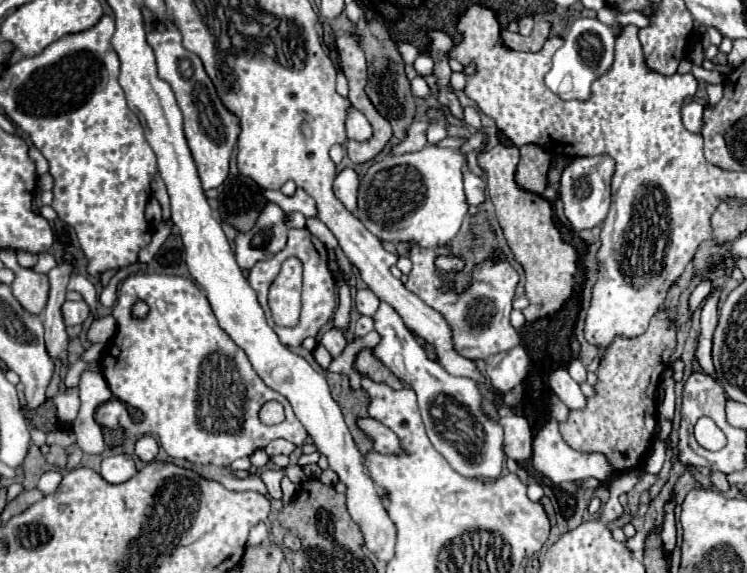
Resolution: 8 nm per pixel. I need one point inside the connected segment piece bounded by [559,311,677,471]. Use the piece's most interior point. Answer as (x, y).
(618, 419)

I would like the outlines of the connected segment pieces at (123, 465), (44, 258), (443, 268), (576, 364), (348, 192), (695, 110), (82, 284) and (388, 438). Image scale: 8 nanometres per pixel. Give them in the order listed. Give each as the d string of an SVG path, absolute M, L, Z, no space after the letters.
M121 453L121 455L111 455L105 457L101 463L101 477L105 477L105 481L109 483L125 483L129 477L133 477L137 473L135 461L131 455Z
M41 253L37 265L33 267L33 271L35 271L35 273L49 273L55 265L57 265L57 261L55 261L49 253Z
M445 255L445 257L437 257L437 269L445 275L451 275L451 273L457 273L461 271L465 265L465 261L457 255Z
M579 359L571 361L571 365L569 365L569 375L571 375L577 383L583 383L583 381L587 379L587 371L585 371L585 367L581 365Z
M347 167L341 173L337 173L335 183L333 183L333 191L335 191L337 199L349 211L355 211L355 207L357 207L357 187L359 187L359 175L353 169Z
M689 101L683 105L681 109L681 115L683 115L683 125L693 131L693 133L699 133L701 131L701 115L703 115L703 105L697 103L697 101Z
M73 275L71 277L71 281L69 281L69 287L67 287L67 291L77 291L77 293L81 293L83 295L83 299L85 299L85 303L91 307L91 313L94 318L98 318L97 314L97 293L95 293L95 287L91 285L91 281L87 279L87 277L83 277L83 275Z
M359 417L357 419L357 427L371 439L373 449L379 453L399 453L399 439L397 435L385 427L383 423L379 423L373 417Z

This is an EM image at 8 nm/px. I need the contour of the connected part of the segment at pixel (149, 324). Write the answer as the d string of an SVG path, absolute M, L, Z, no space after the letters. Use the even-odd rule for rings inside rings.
M131 275L131 277L127 277L127 279L123 281L123 287L121 287L121 291L119 291L117 303L113 305L111 315L117 319L117 331L115 331L115 335L107 341L107 345L105 345L105 349L103 349L101 357L99 357L99 367L101 367L101 373L103 373L107 385L109 385L111 393L113 393L113 399L119 399L121 403L125 403L125 405L127 405L127 411L128 406L130 406L143 413L143 421L136 422L131 417L131 421L129 421L125 427L120 427L125 431L127 437L141 437L143 435L155 435L155 433L157 433L157 437L161 437L161 447L165 449L165 453L167 453L169 457L177 457L177 453L181 453L181 459L185 459L185 461L201 463L201 465L211 463L211 465L217 465L217 467L227 467L227 465L231 465L231 463L233 463L235 459L239 459L239 457L249 457L253 451L263 449L269 441L279 439L279 437L291 441L291 443L297 445L297 447L305 441L307 431L303 429L303 425L301 425L299 419L295 417L295 413L293 413L289 401L285 401L285 397L279 395L277 391L269 389L269 387L263 383L263 379L253 371L253 367L251 367L247 355L243 353L243 349L239 349L239 347L229 339L229 335L219 327L219 323L217 323L217 319L215 319L215 315L213 315L213 311L211 311L211 307L209 307L209 301L207 301L205 293L203 293L191 279L183 279L183 277L175 277L175 275ZM135 299L143 299L143 301L149 305L147 321L131 319L131 313L129 313L129 311L131 311L131 305L133 305ZM267 399L275 399L275 401L279 401L279 403L285 407L287 419L285 419L283 423L275 425L275 427L263 425L263 423L259 421L259 417L257 417L261 405L263 405Z

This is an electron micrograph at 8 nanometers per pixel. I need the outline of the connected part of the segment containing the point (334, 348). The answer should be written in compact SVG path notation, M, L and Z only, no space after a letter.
M329 329L327 333L323 333L321 345L325 345L325 349L331 353L331 357L339 357L347 345L347 339L343 337L343 333L339 329Z

